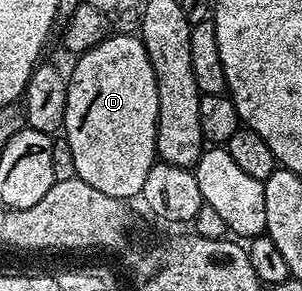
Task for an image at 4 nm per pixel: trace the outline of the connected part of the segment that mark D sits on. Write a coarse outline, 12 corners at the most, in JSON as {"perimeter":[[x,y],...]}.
{"perimeter":[[141,38],[73,60],[64,138],[76,176],[137,200],[158,149]]}

